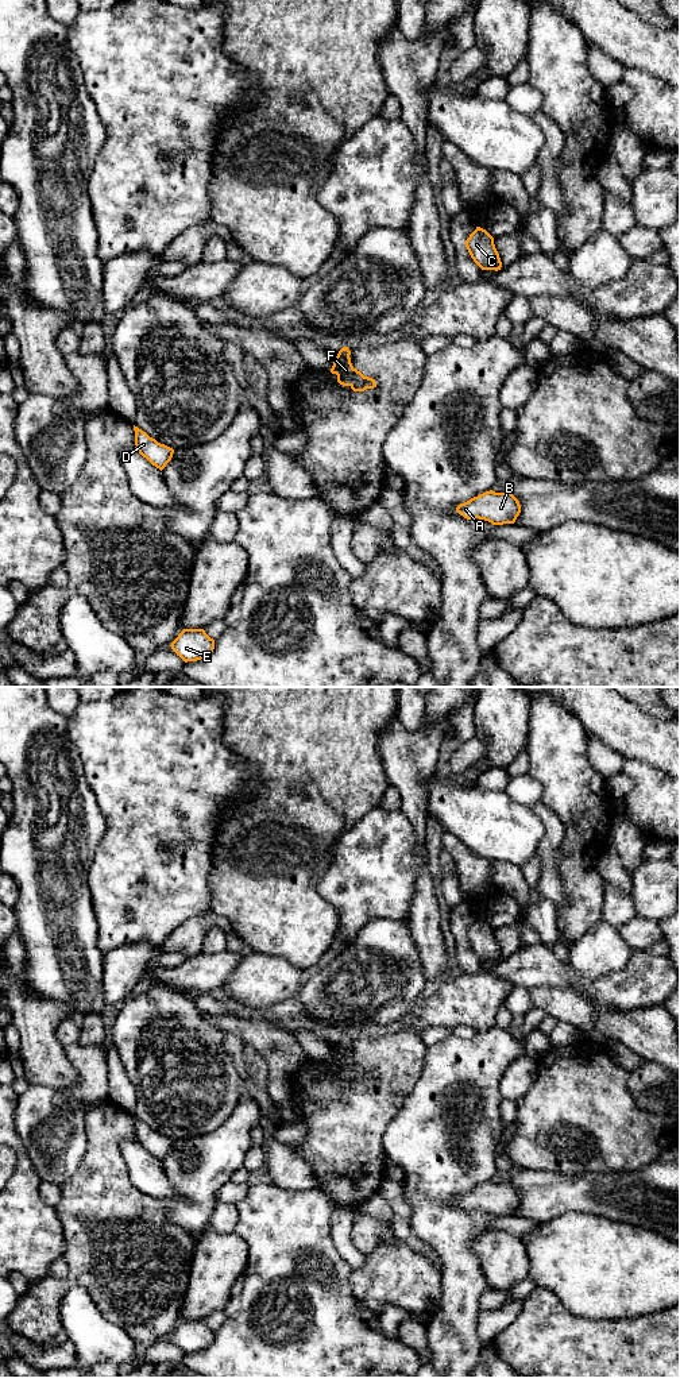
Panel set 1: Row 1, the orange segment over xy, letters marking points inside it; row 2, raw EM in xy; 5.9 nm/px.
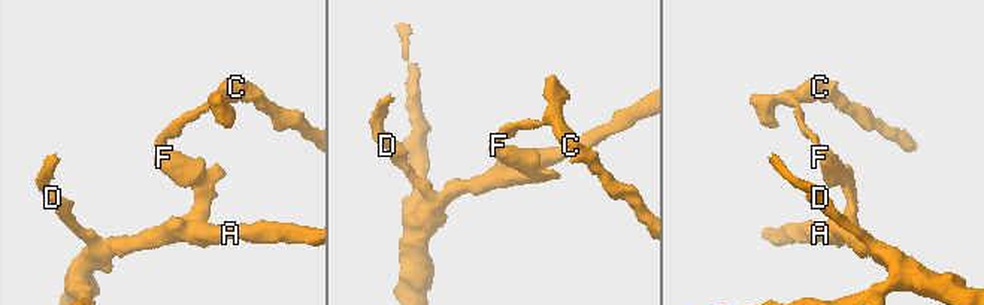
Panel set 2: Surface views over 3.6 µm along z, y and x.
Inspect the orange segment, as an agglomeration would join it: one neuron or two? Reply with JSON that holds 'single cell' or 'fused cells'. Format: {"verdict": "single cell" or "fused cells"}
{"verdict": "fused cells"}

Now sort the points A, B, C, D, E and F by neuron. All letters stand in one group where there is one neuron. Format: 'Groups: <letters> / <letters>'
Groups: A B D E F / C

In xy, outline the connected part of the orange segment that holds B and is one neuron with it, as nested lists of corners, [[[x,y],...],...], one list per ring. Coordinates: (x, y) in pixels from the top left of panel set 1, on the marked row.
[[[486,491],[460,503],[456,512],[467,520],[479,518],[492,525],[514,524],[521,513],[518,499],[510,493]]]

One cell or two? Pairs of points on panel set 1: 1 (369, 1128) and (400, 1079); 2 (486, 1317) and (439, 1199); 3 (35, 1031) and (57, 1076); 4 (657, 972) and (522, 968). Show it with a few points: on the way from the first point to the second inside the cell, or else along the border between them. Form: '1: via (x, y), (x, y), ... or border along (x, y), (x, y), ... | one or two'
1: via (369, 1116), (369, 1110), (387, 1091) | one
2: border along (479, 1309), (478, 1338), (480, 1342) | two
3: via (38, 1042), (47, 1065) | one
4: via (624, 987), (584, 987), (556, 973) | one

